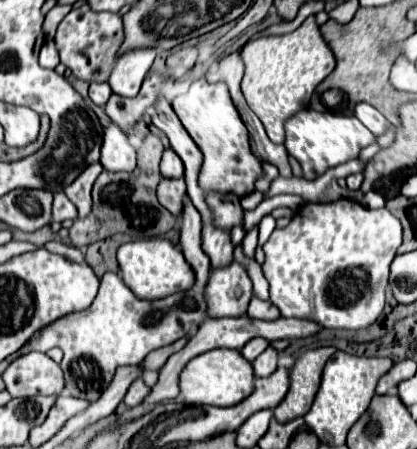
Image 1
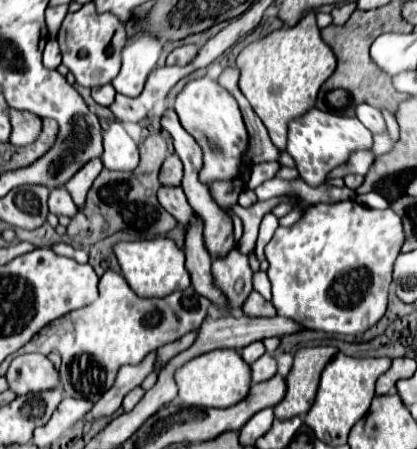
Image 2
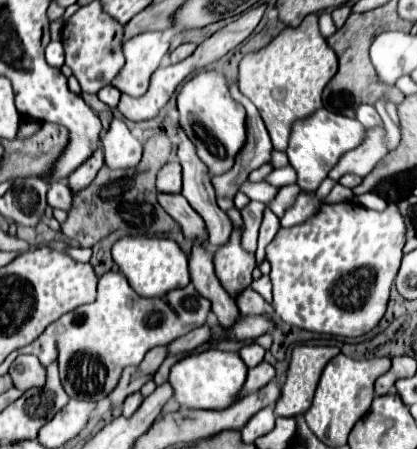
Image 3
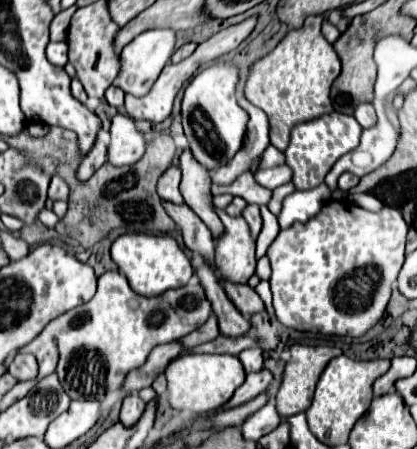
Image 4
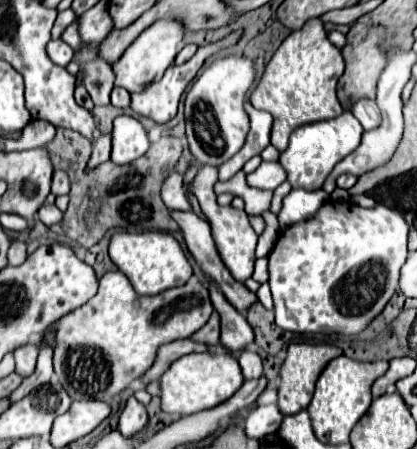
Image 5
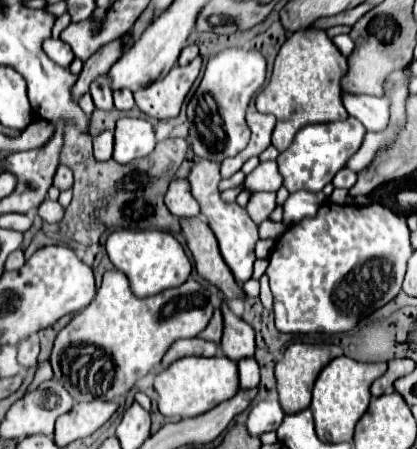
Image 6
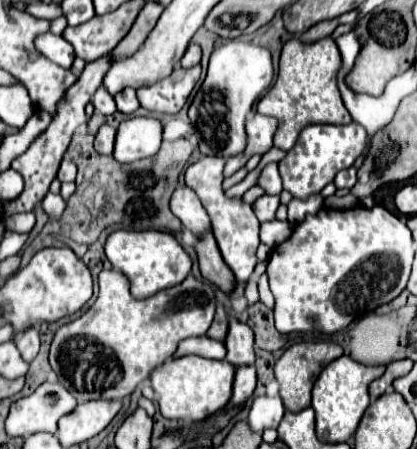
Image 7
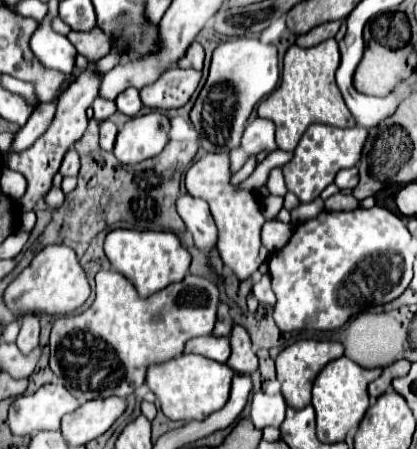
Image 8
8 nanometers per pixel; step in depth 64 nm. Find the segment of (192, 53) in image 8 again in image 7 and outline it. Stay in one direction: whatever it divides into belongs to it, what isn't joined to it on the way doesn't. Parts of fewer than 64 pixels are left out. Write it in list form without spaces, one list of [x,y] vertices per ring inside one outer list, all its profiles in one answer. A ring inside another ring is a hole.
[[[190,44],[190,48],[186,48],[186,52],[184,52],[184,58],[180,60],[180,66],[190,68],[194,64],[200,64],[200,56],[202,56],[200,46],[198,44]]]

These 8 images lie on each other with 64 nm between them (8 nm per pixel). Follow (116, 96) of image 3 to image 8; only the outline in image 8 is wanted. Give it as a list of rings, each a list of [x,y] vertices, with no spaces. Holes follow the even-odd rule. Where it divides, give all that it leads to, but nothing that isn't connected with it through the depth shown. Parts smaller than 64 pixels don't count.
[[[126,88],[124,92],[120,92],[120,96],[116,98],[116,106],[122,114],[136,116],[138,110],[142,108],[142,100],[138,96],[138,90],[136,88]]]

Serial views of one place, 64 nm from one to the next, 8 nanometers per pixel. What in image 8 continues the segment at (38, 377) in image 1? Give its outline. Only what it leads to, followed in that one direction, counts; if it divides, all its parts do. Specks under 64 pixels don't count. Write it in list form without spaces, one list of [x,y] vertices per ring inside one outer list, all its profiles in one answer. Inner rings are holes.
[[[24,316],[22,320],[22,328],[20,328],[20,334],[18,334],[18,348],[24,352],[24,354],[30,354],[32,350],[38,348],[38,332],[40,332],[40,324],[38,324],[38,318],[36,316]]]

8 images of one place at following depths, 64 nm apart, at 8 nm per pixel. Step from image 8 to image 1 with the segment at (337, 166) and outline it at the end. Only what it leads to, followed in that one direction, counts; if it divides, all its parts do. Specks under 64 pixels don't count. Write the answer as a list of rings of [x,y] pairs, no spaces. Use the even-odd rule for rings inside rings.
[[[304,108],[296,112],[296,116],[284,122],[286,130],[286,150],[294,156],[304,170],[304,178],[314,180],[316,176],[324,174],[328,168],[338,166],[342,162],[354,160],[358,152],[374,142],[374,134],[356,118],[356,116],[340,116],[330,112],[316,112],[312,108]]]

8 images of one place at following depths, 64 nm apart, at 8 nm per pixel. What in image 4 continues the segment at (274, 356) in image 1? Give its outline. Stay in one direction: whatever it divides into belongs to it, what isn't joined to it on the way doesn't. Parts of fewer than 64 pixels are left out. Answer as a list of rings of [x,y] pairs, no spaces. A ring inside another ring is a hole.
[[[262,368],[262,370],[258,370],[258,372],[250,372],[250,374],[246,376],[246,382],[234,392],[232,400],[230,400],[226,406],[222,406],[220,410],[234,408],[234,406],[240,406],[240,404],[252,400],[254,396],[258,396],[260,392],[264,392],[264,390],[270,386],[272,380],[274,380],[274,376],[272,376],[272,372],[266,370],[266,368]]]

